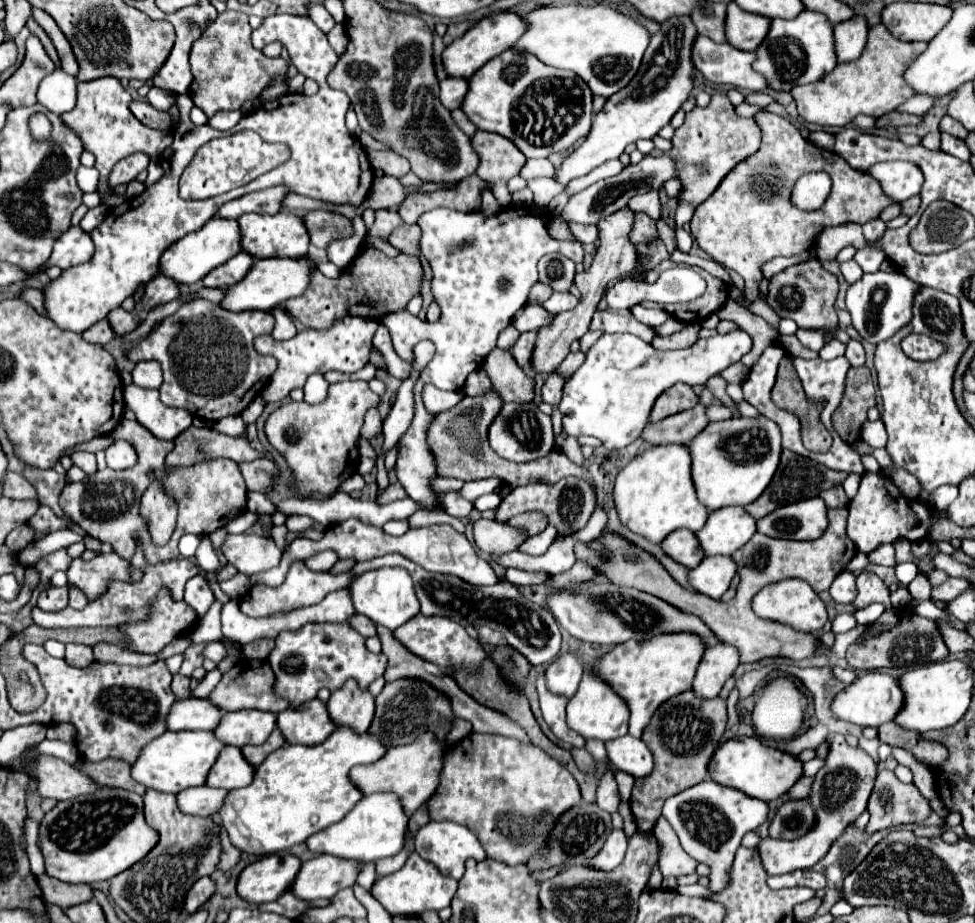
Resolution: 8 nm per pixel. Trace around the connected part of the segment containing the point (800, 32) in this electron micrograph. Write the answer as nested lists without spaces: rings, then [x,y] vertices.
[[[804,9],[796,19],[774,19],[770,23],[770,33],[758,45],[754,71],[764,73],[766,81],[770,81],[772,91],[790,91],[796,85],[808,85],[820,81],[836,67],[834,55],[834,37],[832,25],[822,13],[814,13]]]

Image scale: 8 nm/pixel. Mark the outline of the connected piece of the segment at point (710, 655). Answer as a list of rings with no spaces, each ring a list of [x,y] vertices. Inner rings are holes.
[[[726,643],[706,649],[692,685],[692,691],[696,693],[696,697],[702,697],[702,699],[718,697],[720,689],[732,677],[738,663],[740,663],[738,649]]]

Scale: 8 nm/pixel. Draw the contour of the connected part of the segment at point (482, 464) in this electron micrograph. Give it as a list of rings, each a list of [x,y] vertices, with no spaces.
[[[490,389],[488,393],[476,397],[464,395],[456,407],[434,415],[426,441],[430,445],[430,451],[434,453],[434,461],[438,461],[438,477],[454,477],[462,481],[498,477],[504,483],[510,483],[510,487],[514,489],[520,485],[542,483],[542,481],[550,485],[566,475],[588,475],[582,467],[574,465],[560,449],[554,449],[550,455],[530,463],[510,463],[504,457],[498,457],[498,453],[492,453],[488,443],[488,429],[490,429],[490,421],[498,417],[498,409],[502,409],[502,405],[504,401],[500,393]]]

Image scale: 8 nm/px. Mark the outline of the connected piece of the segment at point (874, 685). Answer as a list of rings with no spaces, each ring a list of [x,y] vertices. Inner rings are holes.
[[[875,670],[854,679],[854,683],[850,683],[842,693],[838,693],[838,697],[834,697],[832,701],[832,709],[834,709],[834,715],[842,717],[844,721],[850,721],[862,727],[880,727],[882,723],[892,721],[896,717],[896,713],[902,707],[902,701],[904,697],[898,681],[886,673]]]

